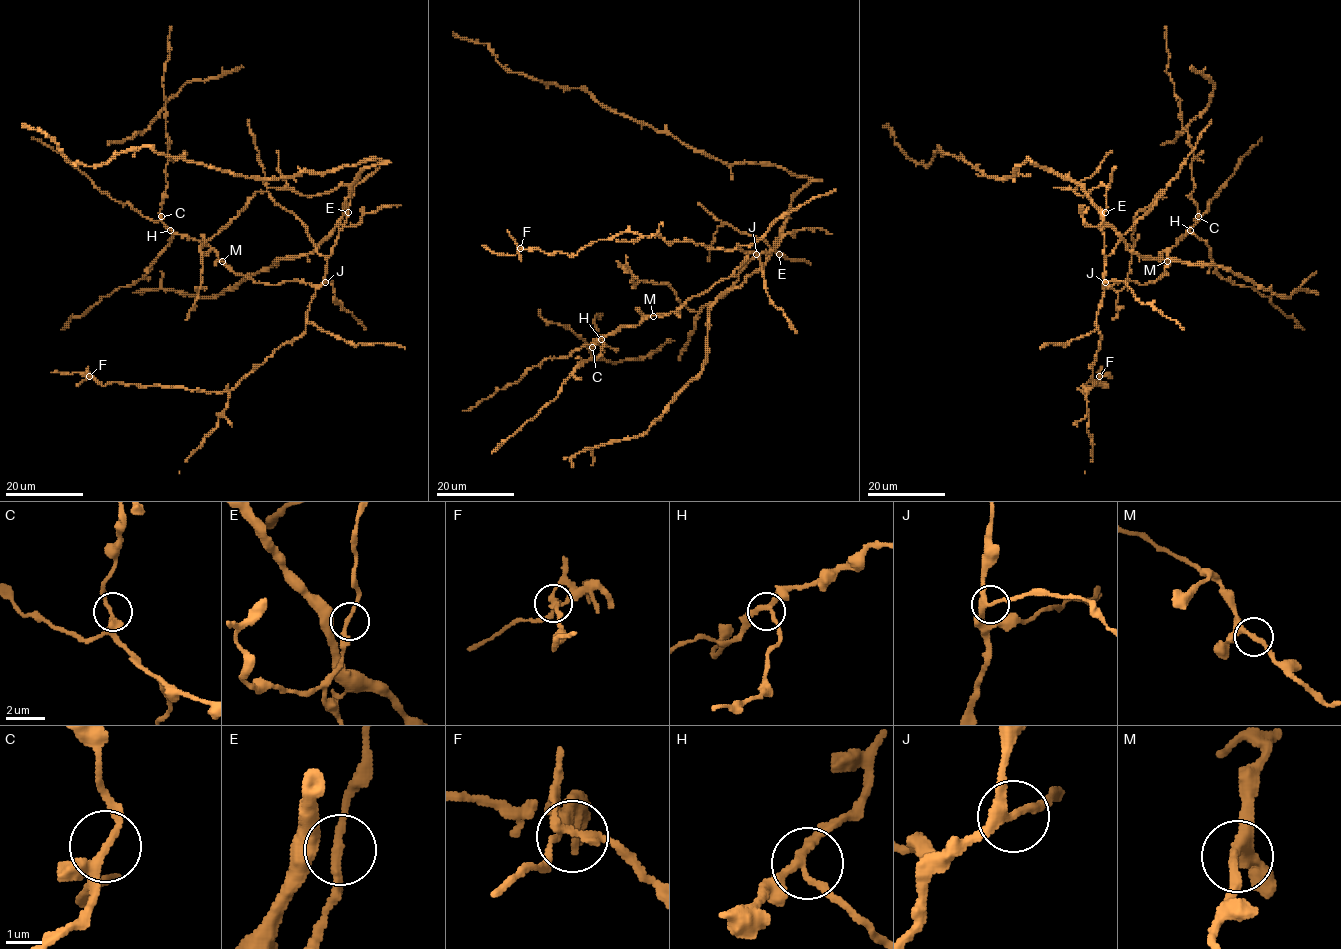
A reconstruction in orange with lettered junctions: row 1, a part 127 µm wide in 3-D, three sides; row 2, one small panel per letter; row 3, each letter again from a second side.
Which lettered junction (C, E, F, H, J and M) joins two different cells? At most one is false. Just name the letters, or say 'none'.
F

